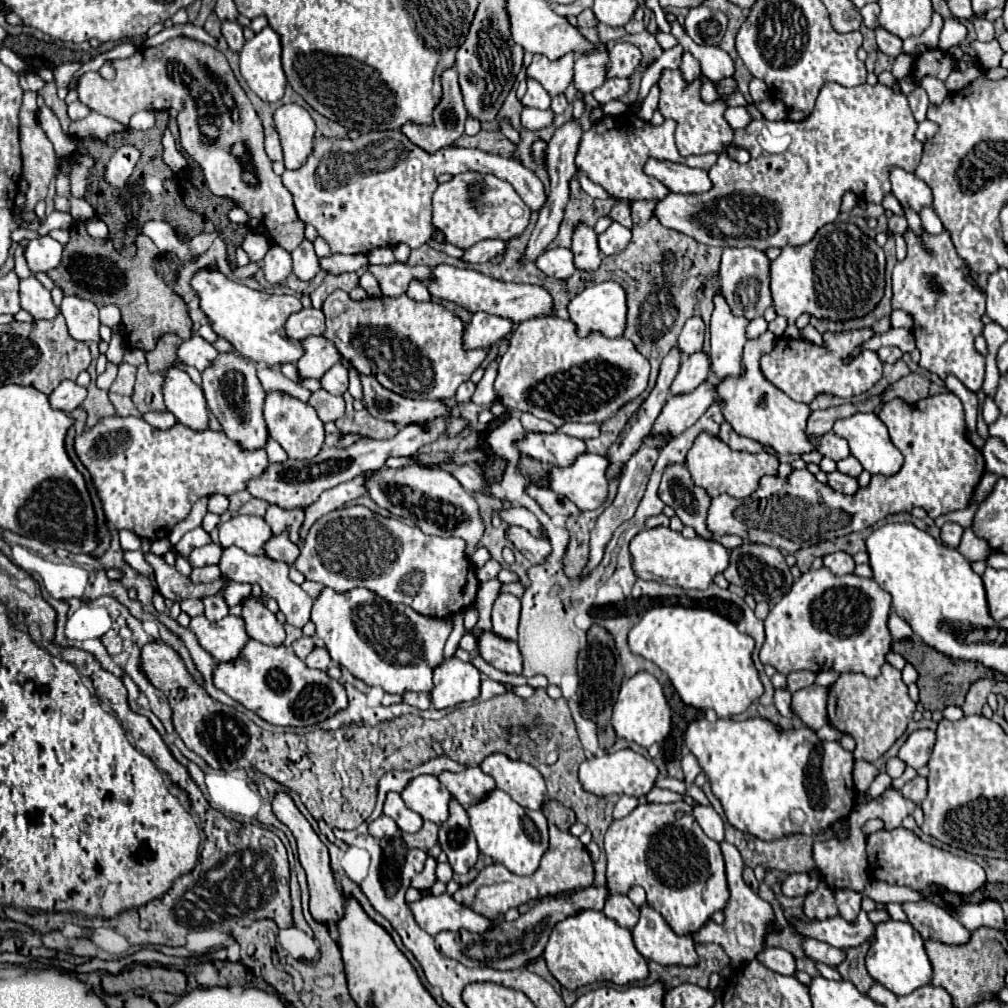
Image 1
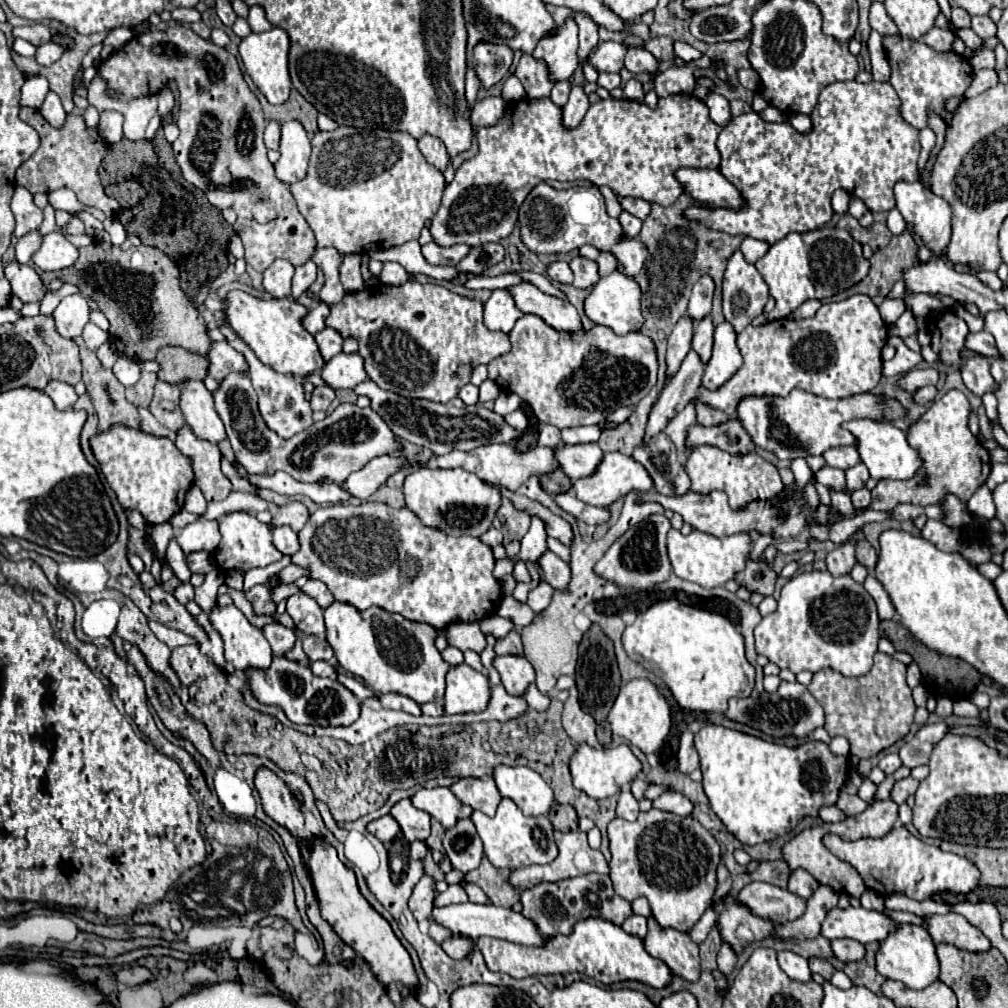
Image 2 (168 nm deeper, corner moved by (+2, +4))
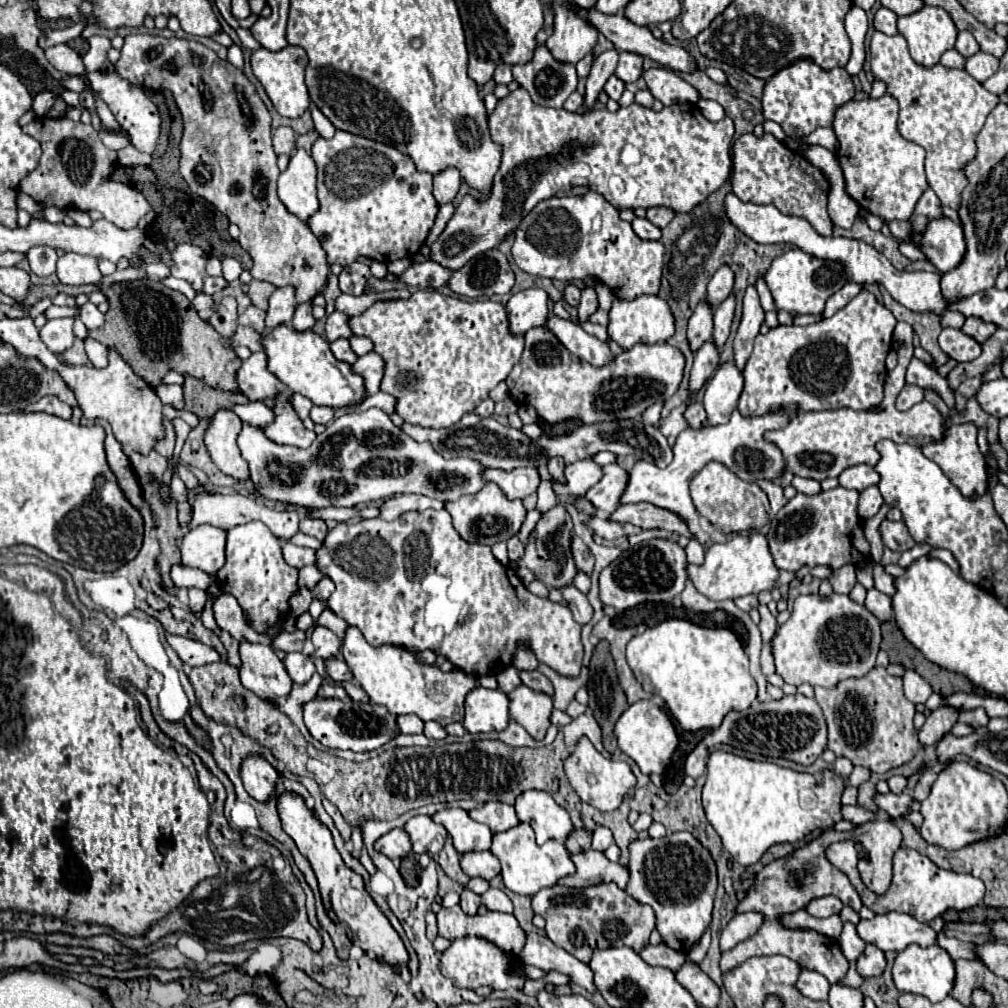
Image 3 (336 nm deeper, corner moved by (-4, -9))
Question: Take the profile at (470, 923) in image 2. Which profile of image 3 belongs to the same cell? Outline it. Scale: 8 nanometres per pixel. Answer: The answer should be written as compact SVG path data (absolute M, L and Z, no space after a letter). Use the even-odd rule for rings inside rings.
M526 933L526 945L522 947L520 959L524 965L532 965L542 971L554 969L564 975L570 975L574 983L586 987L590 993L596 991L596 987L592 983L592 969L586 963L578 961L568 951L554 945L546 935Z

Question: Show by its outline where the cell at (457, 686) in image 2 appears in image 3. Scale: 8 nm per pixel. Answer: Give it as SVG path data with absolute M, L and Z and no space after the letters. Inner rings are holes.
M478 685L466 695L462 725L468 733L502 731L508 719L508 697L504 693Z

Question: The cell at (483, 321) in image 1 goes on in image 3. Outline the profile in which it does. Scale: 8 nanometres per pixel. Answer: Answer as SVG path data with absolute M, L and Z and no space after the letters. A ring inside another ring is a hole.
M534 287L518 291L506 303L508 329L514 335L524 335L534 327L542 327L548 317L548 295Z

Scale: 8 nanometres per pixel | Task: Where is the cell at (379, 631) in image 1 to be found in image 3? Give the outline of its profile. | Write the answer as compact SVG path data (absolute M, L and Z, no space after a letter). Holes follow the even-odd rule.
M352 625L346 629L342 637L342 657L348 663L354 681L368 693L370 701L376 705L384 705L392 715L414 713L422 721L436 721L440 725L448 725L454 721L462 721L460 709L464 709L464 699L470 689L476 687L476 679L452 671L444 673L434 665L424 665L418 661L418 653L402 649L398 645L380 645L372 647Z

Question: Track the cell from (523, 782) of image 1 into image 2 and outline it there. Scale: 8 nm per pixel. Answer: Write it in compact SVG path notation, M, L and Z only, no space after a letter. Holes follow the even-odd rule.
M500 766L494 772L496 786L504 798L510 798L526 816L548 814L554 806L552 788L542 776L526 766Z

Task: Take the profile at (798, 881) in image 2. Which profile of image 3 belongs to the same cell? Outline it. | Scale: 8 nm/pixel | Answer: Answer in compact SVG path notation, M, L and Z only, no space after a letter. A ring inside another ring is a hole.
M830 895L818 897L806 905L806 911L814 917L830 917L834 913L840 913L840 909L842 909L842 901L836 897L830 897Z

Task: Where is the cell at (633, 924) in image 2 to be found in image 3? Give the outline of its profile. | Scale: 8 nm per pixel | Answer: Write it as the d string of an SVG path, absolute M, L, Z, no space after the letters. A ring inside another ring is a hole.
M644 945L638 953L646 963L650 965L658 965L658 967L666 967L670 971L676 971L684 961L686 961L686 955L680 953L680 951L674 951L670 949L668 945Z

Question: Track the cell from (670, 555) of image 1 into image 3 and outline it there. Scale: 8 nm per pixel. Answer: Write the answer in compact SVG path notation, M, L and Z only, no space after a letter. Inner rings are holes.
M760 533L750 535L734 535L730 541L724 543L712 543L706 549L704 563L686 567L688 579L694 583L694 587L710 597L712 601L724 601L724 599L736 599L750 593L760 593L766 589L772 589L778 577L778 569L772 561L772 555L768 551L768 541Z

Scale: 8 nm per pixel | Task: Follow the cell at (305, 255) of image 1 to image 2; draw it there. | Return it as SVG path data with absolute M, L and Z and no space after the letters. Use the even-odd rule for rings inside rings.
M312 260L308 264L296 268L294 278L292 278L292 298L298 300L310 288L310 284L314 280L316 280L316 264Z

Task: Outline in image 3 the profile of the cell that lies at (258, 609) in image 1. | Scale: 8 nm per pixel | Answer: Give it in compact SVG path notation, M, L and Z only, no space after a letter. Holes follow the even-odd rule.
M286 653L284 655L284 667L288 671L288 675L296 681L296 683L304 683L312 677L312 673L316 671L314 663L310 661L310 657L306 657L304 653Z

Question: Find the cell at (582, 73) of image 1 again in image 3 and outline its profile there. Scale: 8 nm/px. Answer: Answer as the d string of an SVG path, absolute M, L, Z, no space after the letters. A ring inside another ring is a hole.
M620 51L620 57L618 57L618 65L616 65L614 75L618 79L622 79L624 83L638 81L638 77L642 75L642 57L636 55L636 53Z

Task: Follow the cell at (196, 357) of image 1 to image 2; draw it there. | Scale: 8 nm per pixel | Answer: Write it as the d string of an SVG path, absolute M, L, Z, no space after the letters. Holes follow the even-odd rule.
M214 342L210 352L208 352L208 362L210 362L210 376L222 382L230 372L242 374L248 372L248 362L246 358L234 350L228 342Z

